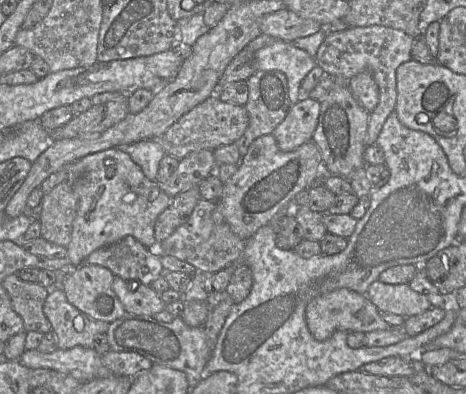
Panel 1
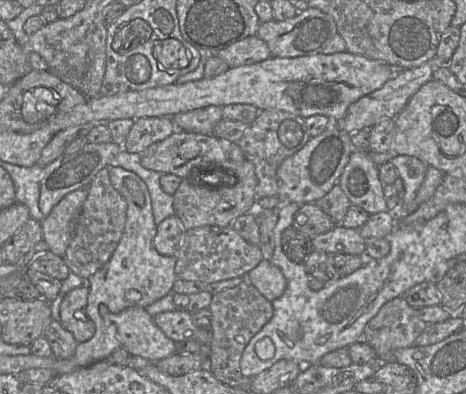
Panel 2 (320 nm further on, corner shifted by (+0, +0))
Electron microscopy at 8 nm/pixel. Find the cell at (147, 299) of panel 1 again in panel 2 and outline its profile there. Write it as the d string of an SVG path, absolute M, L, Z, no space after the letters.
M173 310L162 312L153 317L154 323L174 342L196 340L198 327L187 311Z

